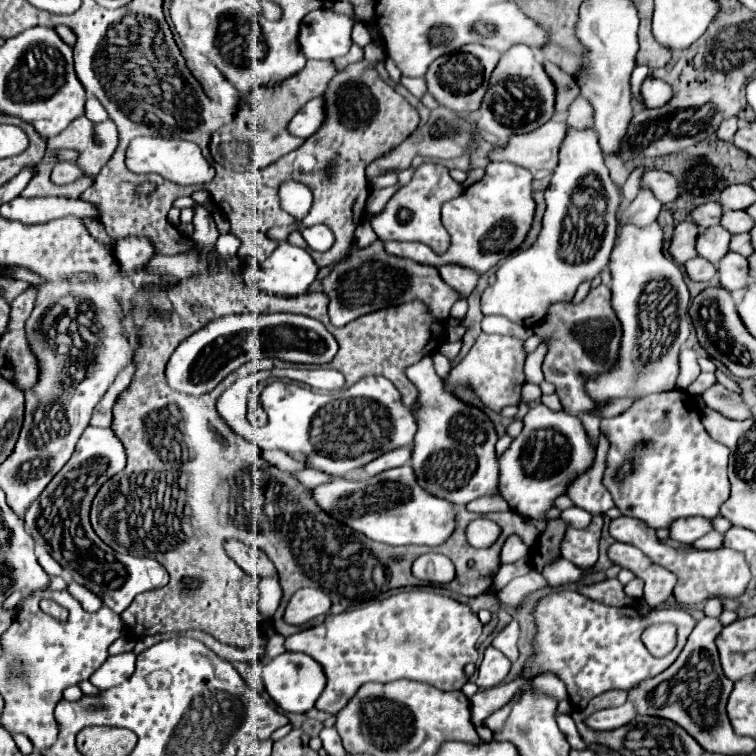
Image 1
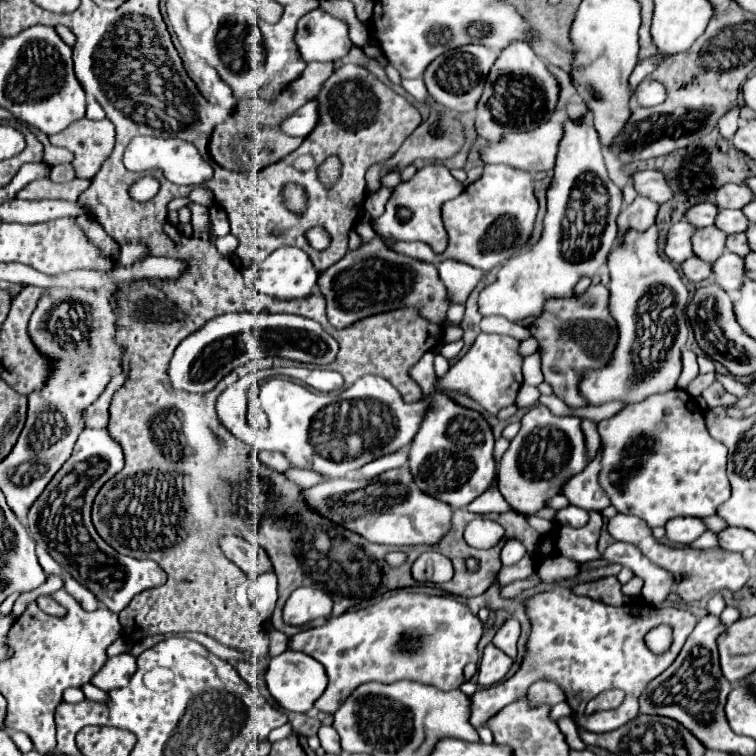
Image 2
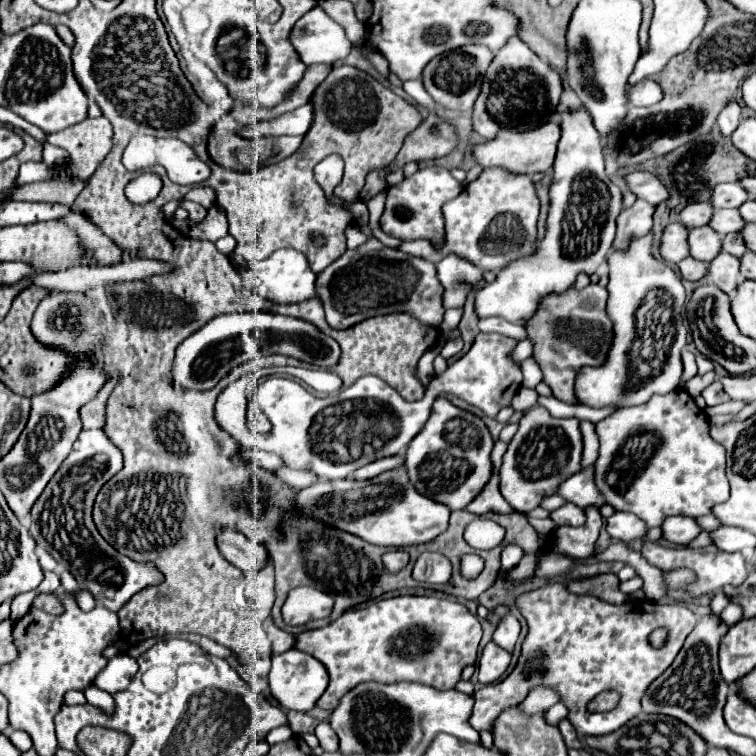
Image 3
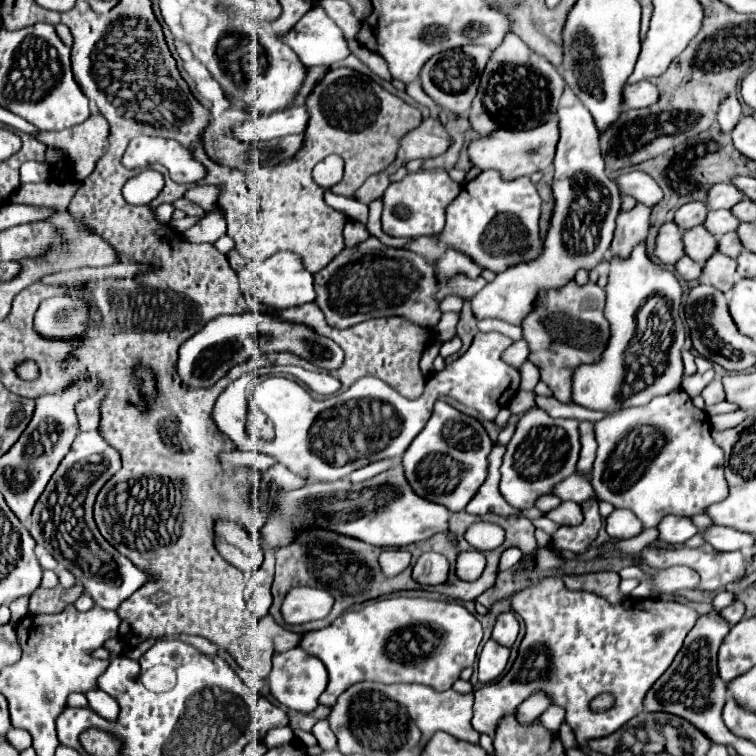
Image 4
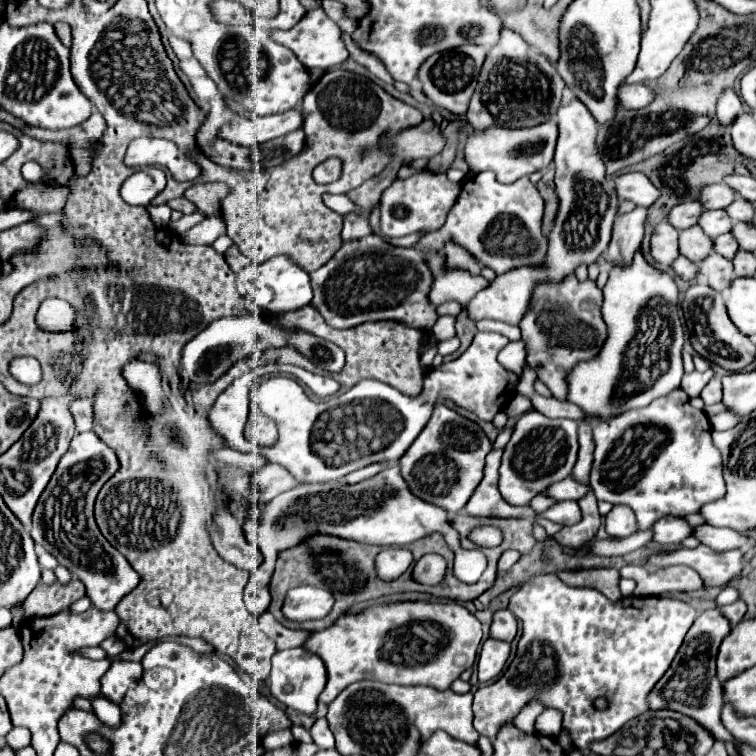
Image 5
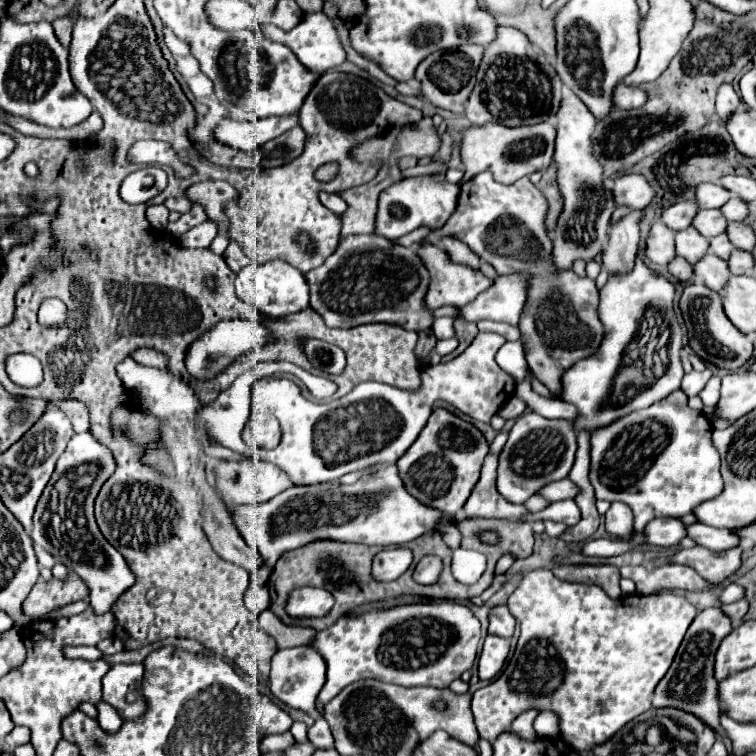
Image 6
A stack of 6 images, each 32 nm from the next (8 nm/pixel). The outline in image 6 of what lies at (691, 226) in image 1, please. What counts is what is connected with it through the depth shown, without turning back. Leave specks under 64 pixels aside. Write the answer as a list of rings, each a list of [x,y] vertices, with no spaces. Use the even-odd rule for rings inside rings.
[[[656,222],[650,230],[650,236],[648,236],[648,258],[654,262],[654,264],[660,264],[660,266],[668,266],[670,260],[676,258],[676,244],[674,244],[674,236],[676,232],[672,228],[668,228],[666,224],[660,224]]]

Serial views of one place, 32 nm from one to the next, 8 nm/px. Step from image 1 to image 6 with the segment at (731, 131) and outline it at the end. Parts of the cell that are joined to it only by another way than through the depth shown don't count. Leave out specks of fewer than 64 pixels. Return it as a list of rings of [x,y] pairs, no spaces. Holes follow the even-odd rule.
[[[728,84],[720,86],[718,98],[716,98],[716,114],[718,114],[722,120],[728,120],[738,108],[740,108],[740,98],[738,98],[738,94],[734,92],[734,88],[728,86]]]

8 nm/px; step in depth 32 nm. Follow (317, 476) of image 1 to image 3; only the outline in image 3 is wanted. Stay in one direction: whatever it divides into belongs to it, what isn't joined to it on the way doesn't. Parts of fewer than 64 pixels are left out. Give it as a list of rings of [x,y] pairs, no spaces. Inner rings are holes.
[[[280,468],[276,470],[276,476],[286,482],[286,484],[292,484],[292,488],[296,490],[302,490],[302,488],[308,488],[312,482],[316,482],[316,474],[312,472],[302,472],[302,470],[292,470],[292,468]]]

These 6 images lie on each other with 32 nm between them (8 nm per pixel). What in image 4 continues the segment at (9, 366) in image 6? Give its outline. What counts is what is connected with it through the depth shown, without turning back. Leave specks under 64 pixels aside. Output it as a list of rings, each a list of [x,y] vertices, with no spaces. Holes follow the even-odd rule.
[[[34,361],[22,362],[16,367],[16,373],[20,378],[32,381],[39,375],[38,366]]]

